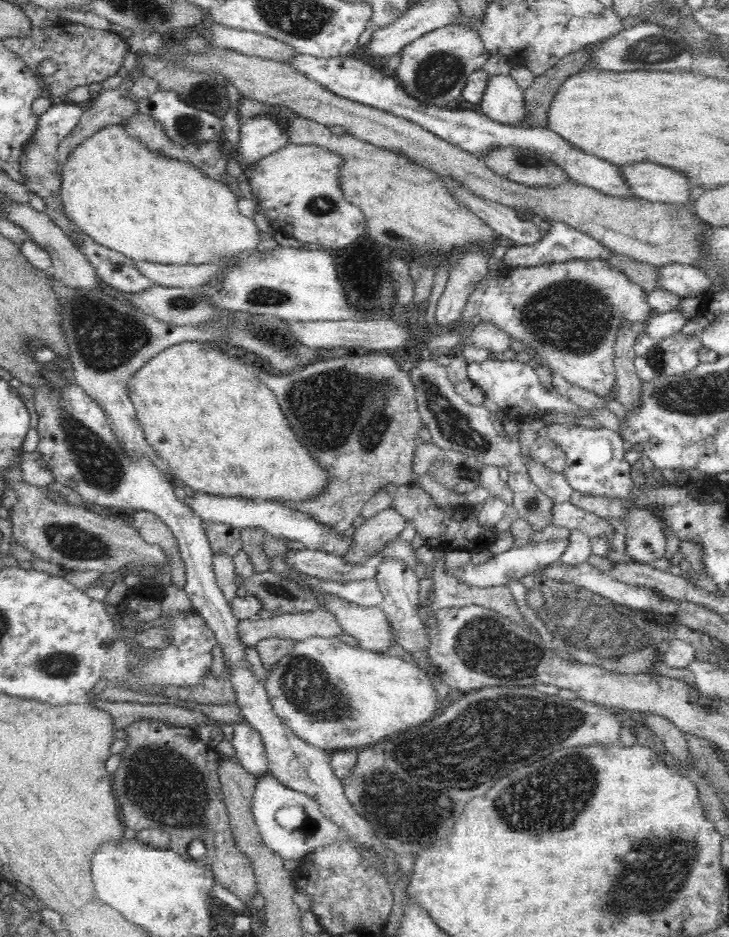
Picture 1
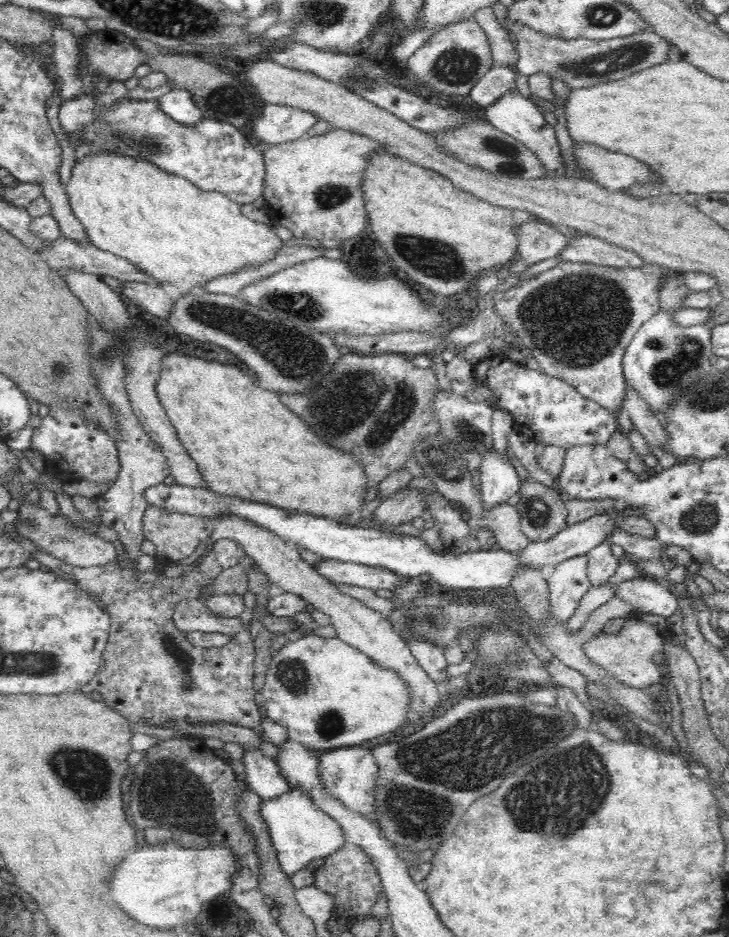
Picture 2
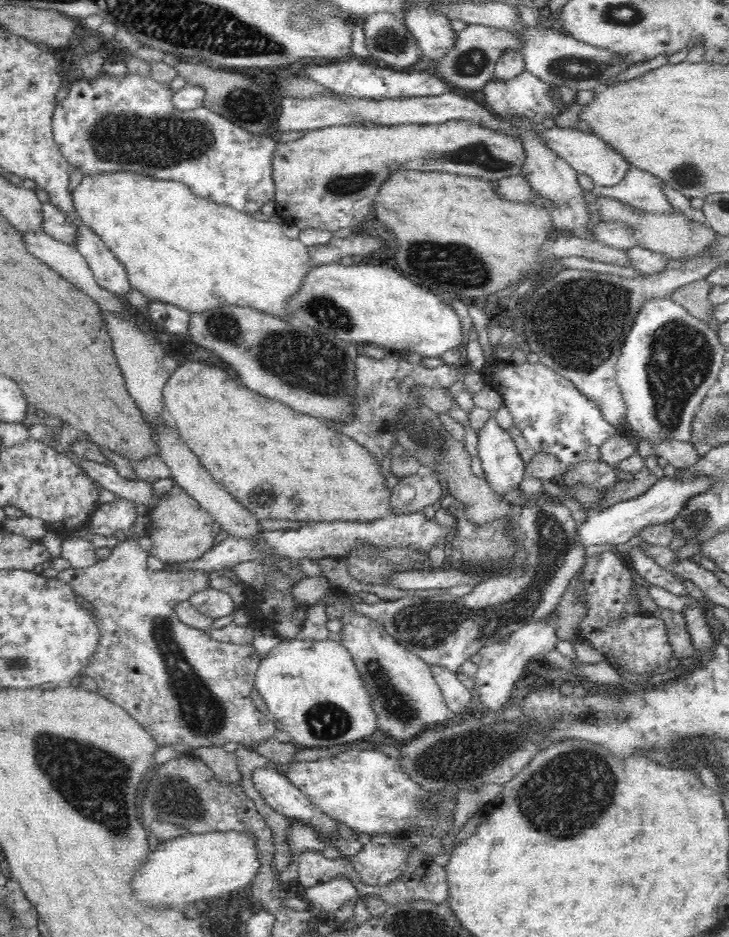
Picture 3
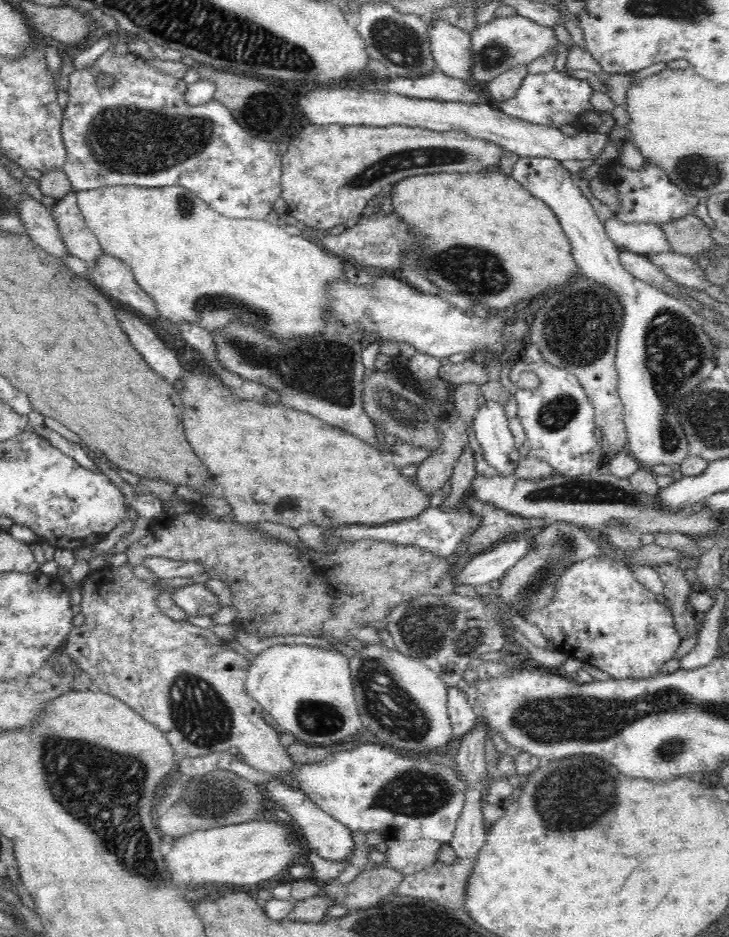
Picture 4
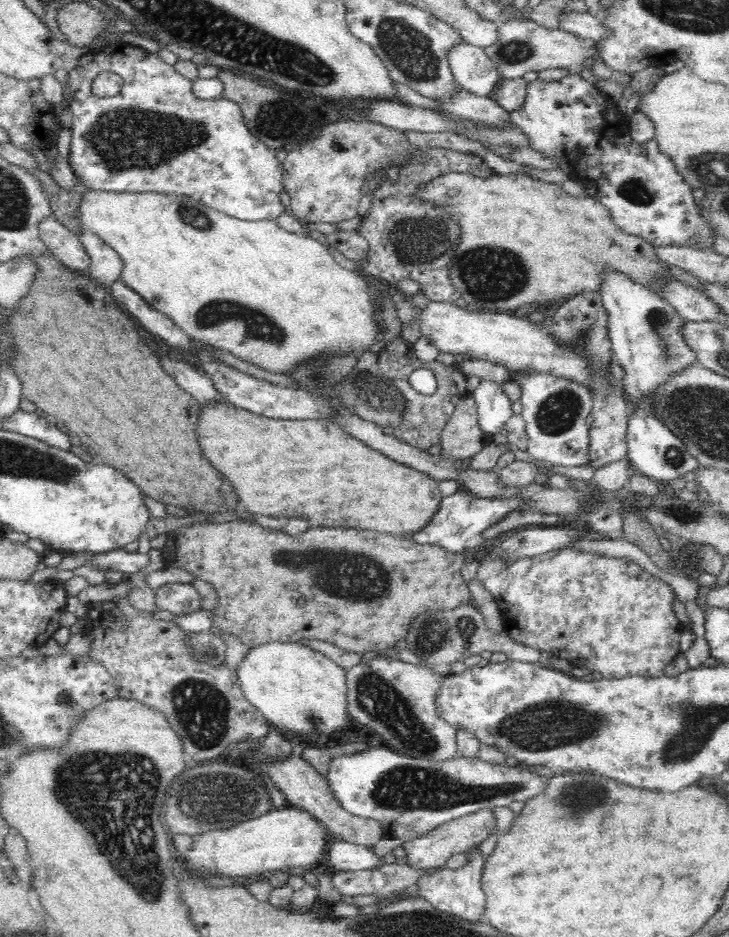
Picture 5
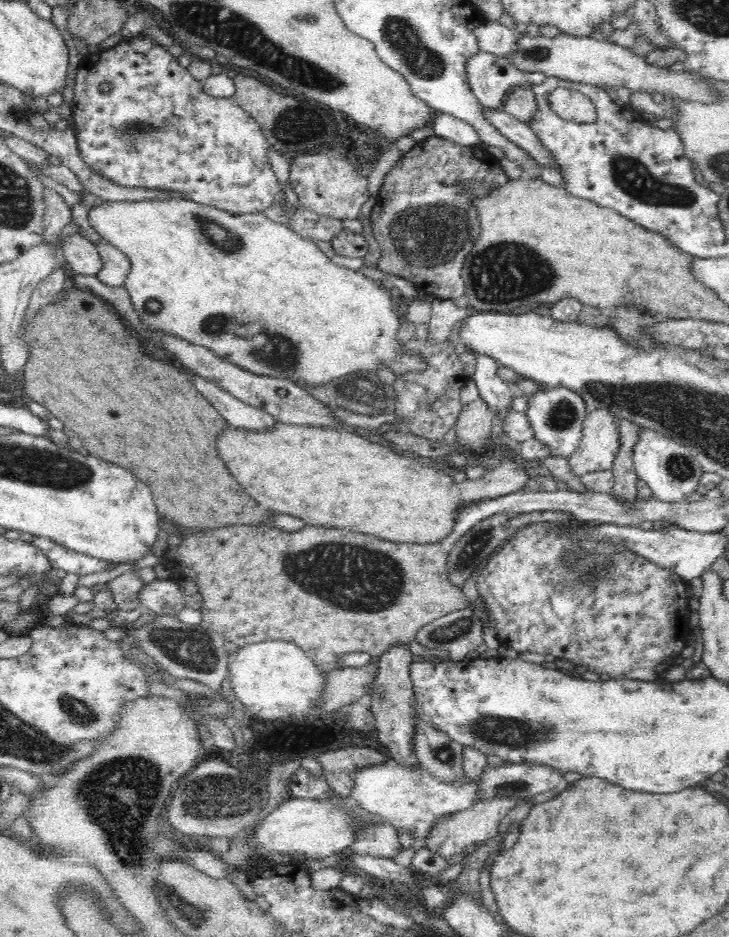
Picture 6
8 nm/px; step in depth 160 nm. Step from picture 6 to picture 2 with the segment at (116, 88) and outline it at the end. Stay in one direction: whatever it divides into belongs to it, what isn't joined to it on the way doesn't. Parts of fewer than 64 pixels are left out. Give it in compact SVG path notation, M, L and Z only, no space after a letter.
M88 94L78 95L73 99L66 99L62 102L61 107L59 108L59 121L62 126L64 126L64 134L68 134L70 138L80 138L80 136L86 136L86 124L90 126L90 146L96 154L104 154L107 152L108 155L116 156L127 156L134 160L146 160L146 162L151 163L154 167L157 167L160 171L168 172L169 175L177 176L178 178L186 178L188 182L194 184L196 188L199 188L204 192L220 192L222 195L226 195L230 200L233 200L236 203L242 204L251 204L254 200L258 200L263 196L264 186L265 186L265 176L266 176L266 162L264 160L264 147L265 145L254 138L244 136L237 126L233 124L221 121L208 119L208 117L203 116L199 121L196 121L193 125L187 125L181 122L174 120L170 115L166 114L160 103L157 99L151 100L138 100L131 99L130 97L124 97L123 99L115 100L108 108L104 106L104 110L98 110L98 102L94 96L88 96Z

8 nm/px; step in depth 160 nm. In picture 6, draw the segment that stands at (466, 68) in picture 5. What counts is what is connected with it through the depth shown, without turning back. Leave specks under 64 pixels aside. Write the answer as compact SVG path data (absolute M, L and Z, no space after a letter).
M478 52L472 60L468 60L468 82L474 94L480 99L484 108L498 111L506 100L506 92L512 88L522 87L526 82L540 84L547 76L540 71L528 72L516 67L512 61L492 54L490 52Z

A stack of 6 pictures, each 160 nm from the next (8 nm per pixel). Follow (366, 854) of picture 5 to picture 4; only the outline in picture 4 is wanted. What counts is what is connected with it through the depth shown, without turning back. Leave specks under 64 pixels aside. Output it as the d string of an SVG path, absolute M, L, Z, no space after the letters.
M270 779L268 783L262 786L266 793L278 806L286 809L291 818L302 832L304 841L309 848L312 848L316 853L330 861L336 863L348 863L348 858L356 852L356 842L352 837L352 829L324 812L316 803L312 802L304 793L296 790L290 790L285 784L278 780Z

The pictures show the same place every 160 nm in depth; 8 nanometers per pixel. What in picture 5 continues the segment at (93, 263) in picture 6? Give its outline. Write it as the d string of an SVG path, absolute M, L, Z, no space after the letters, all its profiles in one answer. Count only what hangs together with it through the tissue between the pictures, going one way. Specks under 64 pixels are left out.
M48 218L40 223L40 239L68 268L76 272L90 268L90 253L78 234L62 225L56 218Z

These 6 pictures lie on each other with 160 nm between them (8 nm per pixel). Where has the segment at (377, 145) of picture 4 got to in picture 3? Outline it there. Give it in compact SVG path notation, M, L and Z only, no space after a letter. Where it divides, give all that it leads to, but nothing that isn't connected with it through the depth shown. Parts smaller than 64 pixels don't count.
M463 120L438 125L405 124L398 127L329 126L306 131L297 140L282 142L278 136L275 138L275 210L282 216L284 210L292 212L292 222L302 230L316 228L334 232L342 228L355 230L360 227L368 218L370 206L373 206L373 200L378 196L381 186L399 171L440 172L496 181L521 174L526 157L524 146L518 139Z

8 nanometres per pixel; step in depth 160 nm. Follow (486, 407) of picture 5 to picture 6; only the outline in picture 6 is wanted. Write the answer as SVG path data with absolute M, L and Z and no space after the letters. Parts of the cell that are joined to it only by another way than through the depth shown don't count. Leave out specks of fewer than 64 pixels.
M478 353L475 358L477 364L473 380L479 389L480 398L488 402L493 412L497 412L496 421L503 421L509 413L514 395L511 387L499 378L498 368L501 364L488 354Z

